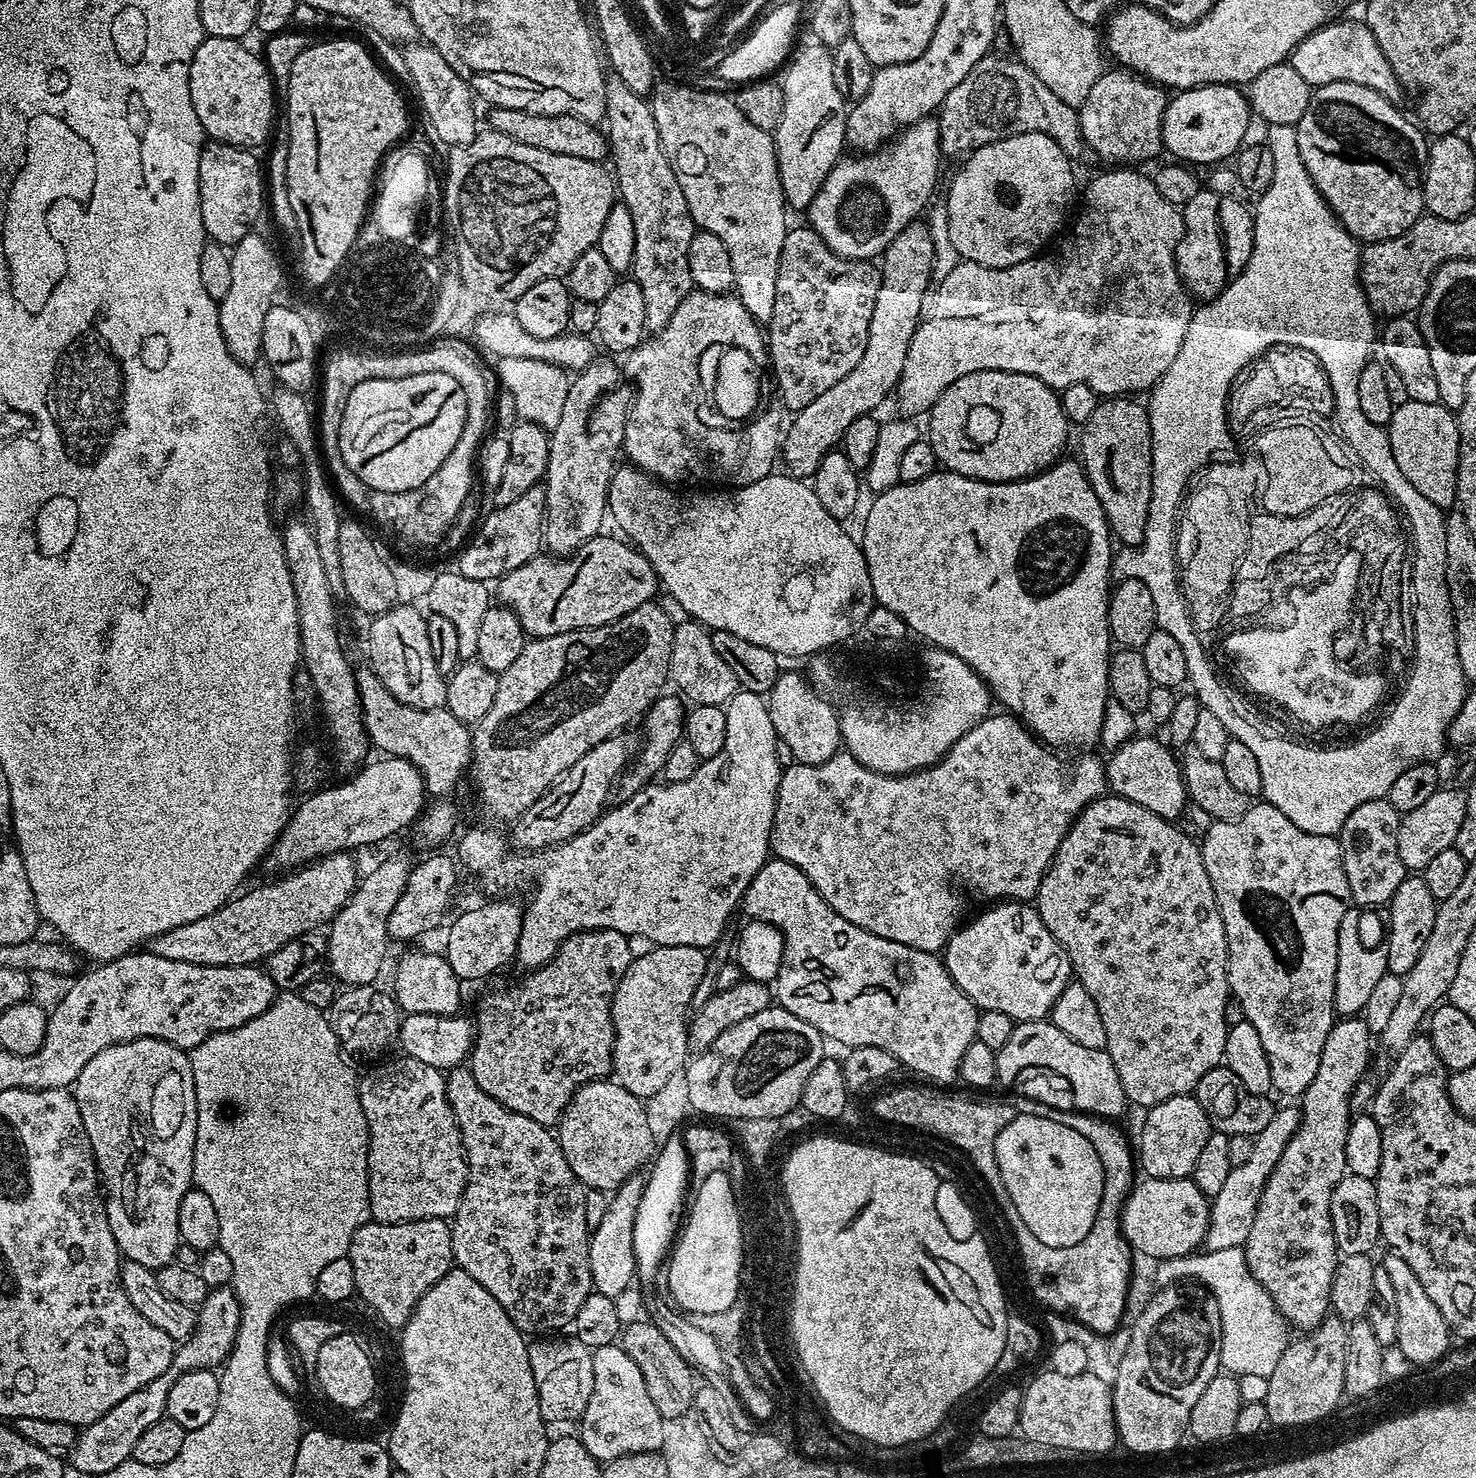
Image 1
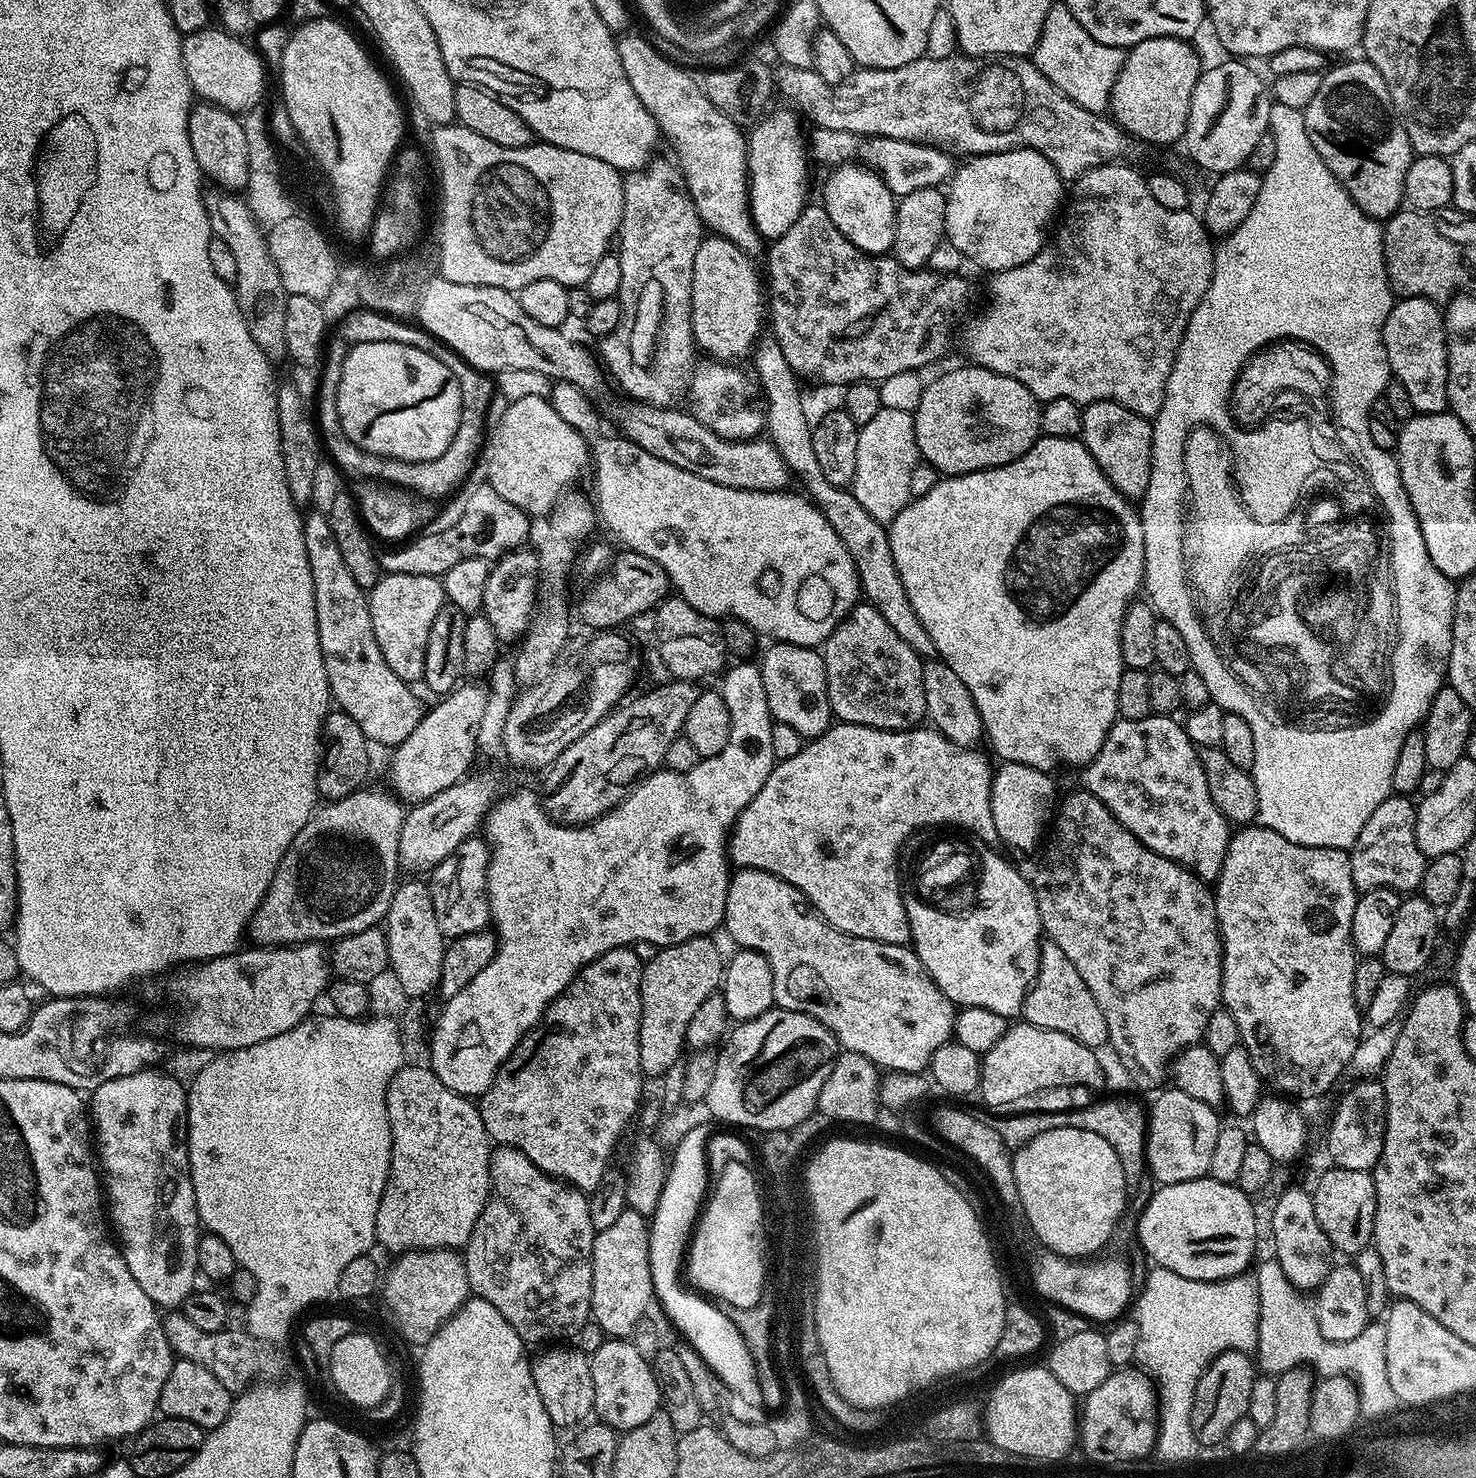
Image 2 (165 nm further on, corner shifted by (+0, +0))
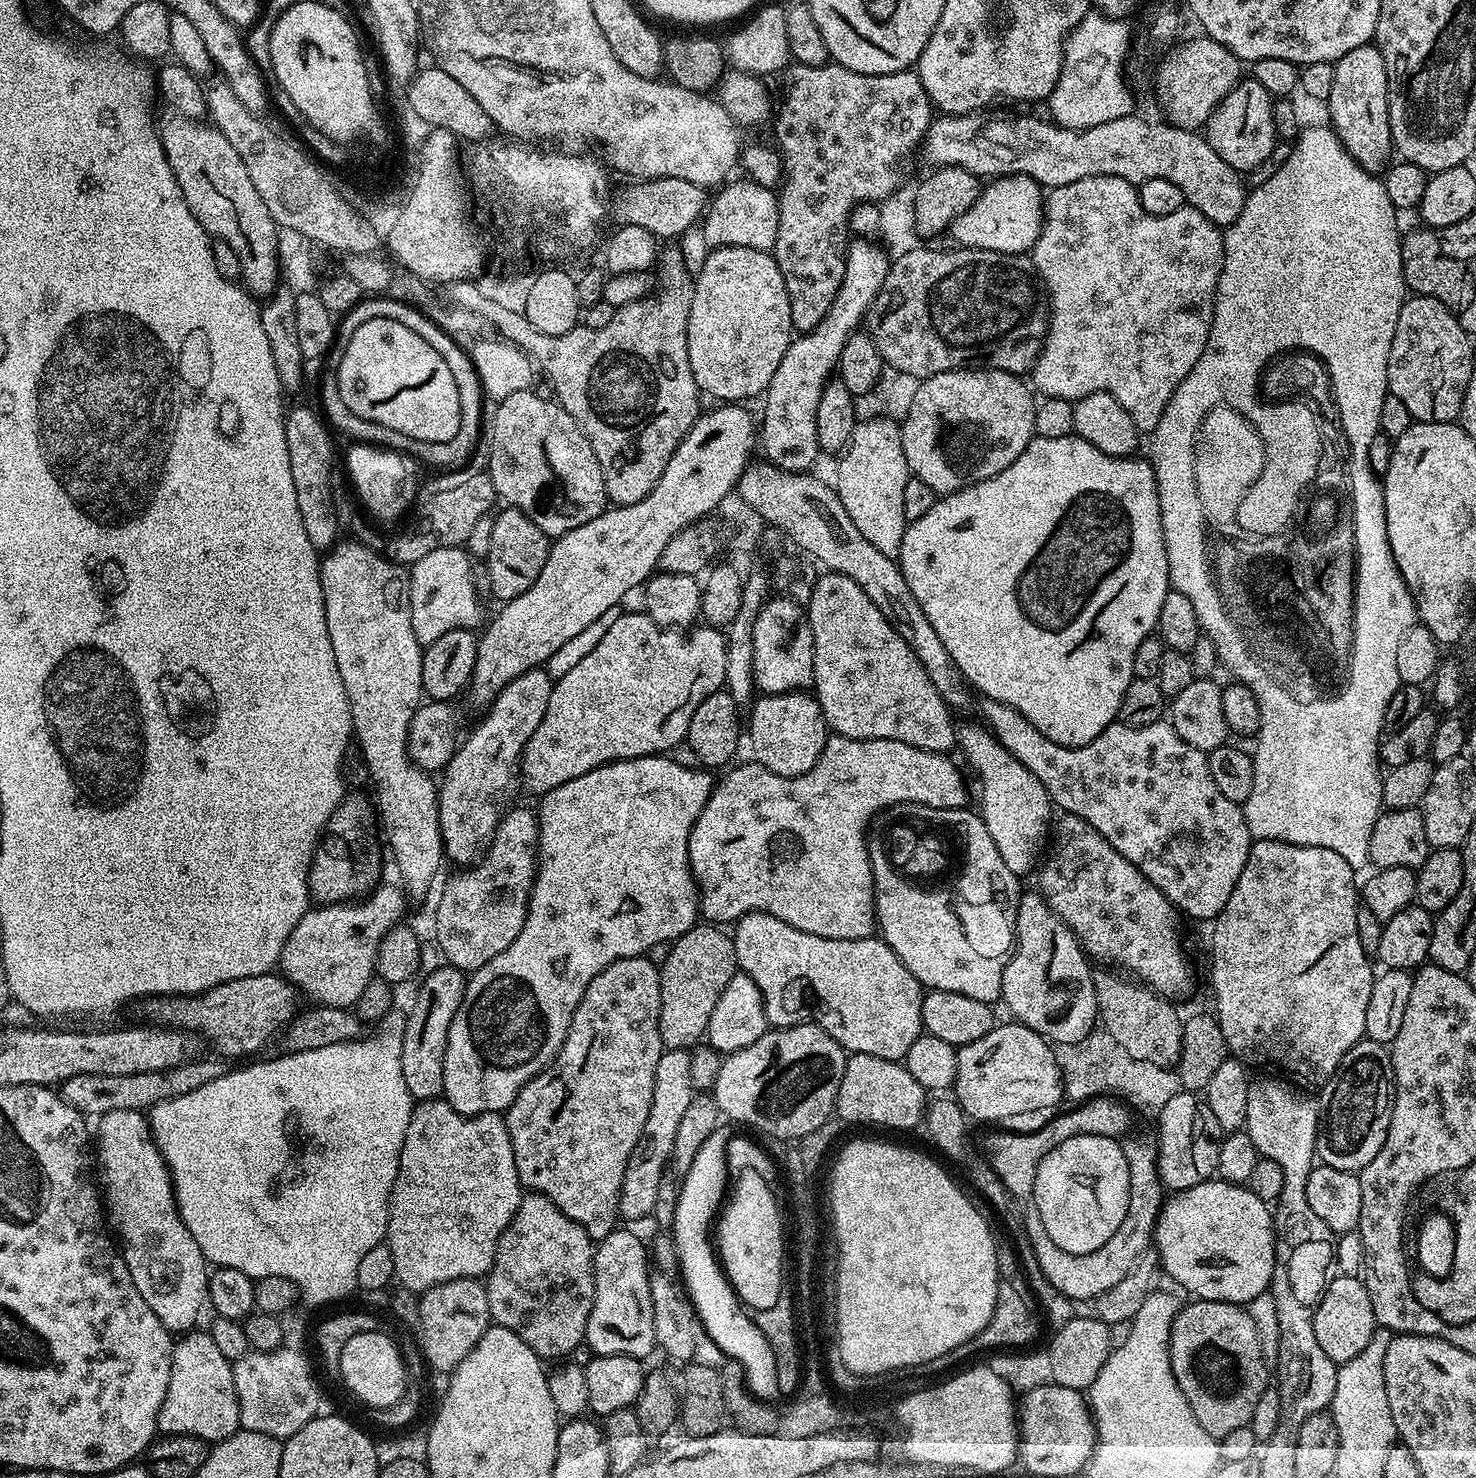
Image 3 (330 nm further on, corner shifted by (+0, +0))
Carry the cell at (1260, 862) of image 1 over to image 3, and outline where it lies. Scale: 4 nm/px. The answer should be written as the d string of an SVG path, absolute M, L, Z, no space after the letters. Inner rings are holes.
M1257 840L1252 845L1250 854L1246 858L1246 866L1242 866L1242 874L1238 874L1238 882L1234 882L1234 891L1231 892L1226 906L1222 906L1222 910L1216 916L1212 928L1212 992L1216 995L1216 1008L1214 1015L1219 1020L1222 1035L1225 1039L1227 1051L1231 1053L1235 1059L1239 1060L1245 1066L1256 1068L1277 1068L1277 1073L1283 1074L1289 1081L1295 1082L1297 1085L1316 1084L1315 1086L1323 1086L1329 1078L1338 1070L1338 1066L1342 1062L1342 1058L1346 1054L1346 1050L1350 1050L1359 1040L1365 1039L1364 1031L1366 1030L1366 1005L1370 1002L1370 990L1372 989L1372 981L1374 979L1374 971L1372 972L1373 961L1370 959L1369 953L1362 950L1362 942L1358 942L1358 918L1356 910L1358 907L1358 880L1356 884L1357 873L1346 862L1346 858L1342 858L1342 854L1334 854L1334 850L1326 850L1318 846L1302 846L1301 844L1287 844L1281 840Z

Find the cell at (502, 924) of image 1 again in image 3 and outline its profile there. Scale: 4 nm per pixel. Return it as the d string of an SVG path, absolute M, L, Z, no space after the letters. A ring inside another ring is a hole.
M443 966L436 968L420 984L416 992L416 1001L412 1004L412 1013L407 1013L404 1021L404 1037L402 1038L402 1078L406 1078L406 1090L410 1090L413 1101L435 1100L444 1094L444 1059L446 1058L446 1042L450 1034L450 1022L454 1022L454 1014L458 1014L458 1006L462 1006L464 992L468 989L465 973L459 968Z

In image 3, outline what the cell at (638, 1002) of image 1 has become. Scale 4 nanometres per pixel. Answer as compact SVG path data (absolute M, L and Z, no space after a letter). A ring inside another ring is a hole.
M698 922L686 934L671 941L672 949L666 962L659 965L660 993L660 1037L665 1049L683 1048L691 1050L701 1043L707 1033L710 1014L726 982L738 971L736 951L732 945L732 936L723 927L711 922Z

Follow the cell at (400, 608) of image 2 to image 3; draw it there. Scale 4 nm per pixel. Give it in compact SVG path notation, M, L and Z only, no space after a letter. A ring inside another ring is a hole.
M463 547L435 548L426 554L426 558L418 558L418 562L411 565L408 578L410 618L421 646L442 638L446 630L461 626L472 630L481 627L485 619L484 608L480 605L483 604L481 597L476 595L474 585L470 582L470 566L471 559Z

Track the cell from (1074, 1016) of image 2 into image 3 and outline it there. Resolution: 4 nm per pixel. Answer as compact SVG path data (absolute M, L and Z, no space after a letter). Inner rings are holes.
M1025 891L1018 902L1016 911L1016 943L1012 956L1008 959L1006 970L1002 974L1002 990L1000 1000L1008 1007L1008 1012L1017 1024L1025 1024L1039 1036L1051 1042L1078 1044L1092 1036L1098 1024L1096 1010L1096 991L1092 974L1094 968L1089 957L1080 946L1080 940L1073 934L1066 922L1050 910L1039 891Z

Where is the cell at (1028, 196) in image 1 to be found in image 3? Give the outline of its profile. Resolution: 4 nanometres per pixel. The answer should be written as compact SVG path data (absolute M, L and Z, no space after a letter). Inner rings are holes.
M997 176L981 187L980 196L966 214L952 223L950 235L965 249L1031 253L1044 225L1046 196L1042 185L1029 176Z

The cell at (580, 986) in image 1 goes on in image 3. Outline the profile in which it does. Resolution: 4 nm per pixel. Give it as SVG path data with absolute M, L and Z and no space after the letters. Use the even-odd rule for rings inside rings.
M647 955L622 958L602 974L598 974L586 986L582 998L572 1015L570 1030L560 1047L560 1053L551 1064L547 1064L537 1076L530 1078L522 1090L514 1098L514 1102L506 1109L506 1123L510 1134L510 1146L514 1150L516 1173L521 1185L533 1193L545 1196L566 1218L573 1220L585 1231L592 1242L599 1242L610 1235L618 1224L620 1209L620 1190L622 1178L626 1174L626 1162L630 1162L630 1154L634 1146L638 1146L638 1138L642 1138L642 1126L646 1126L646 1114L650 1114L650 1102L654 1098L654 1070L658 1070L658 1058L666 1051L660 1037L660 1007L662 994L660 993L660 970L652 964Z

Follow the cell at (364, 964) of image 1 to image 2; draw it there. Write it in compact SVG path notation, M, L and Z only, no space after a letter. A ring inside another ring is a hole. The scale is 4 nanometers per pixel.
M490 773L481 776L469 774L454 786L434 794L434 798L421 800L419 804L407 809L402 822L402 834L398 838L398 864L408 874L428 874L437 868L444 859L462 842L477 835L482 821L498 799L496 780Z

